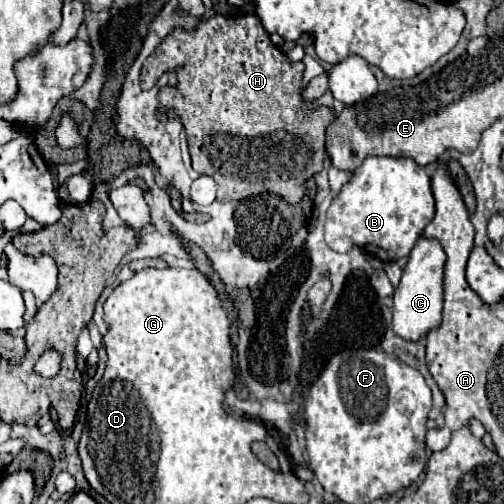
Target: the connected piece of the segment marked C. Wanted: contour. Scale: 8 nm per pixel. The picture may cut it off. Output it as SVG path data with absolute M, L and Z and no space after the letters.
M418 236L414 248L408 254L408 264L404 268L400 286L394 292L394 332L404 340L422 340L432 328L440 324L442 318L442 280L444 280L446 254L438 240Z

